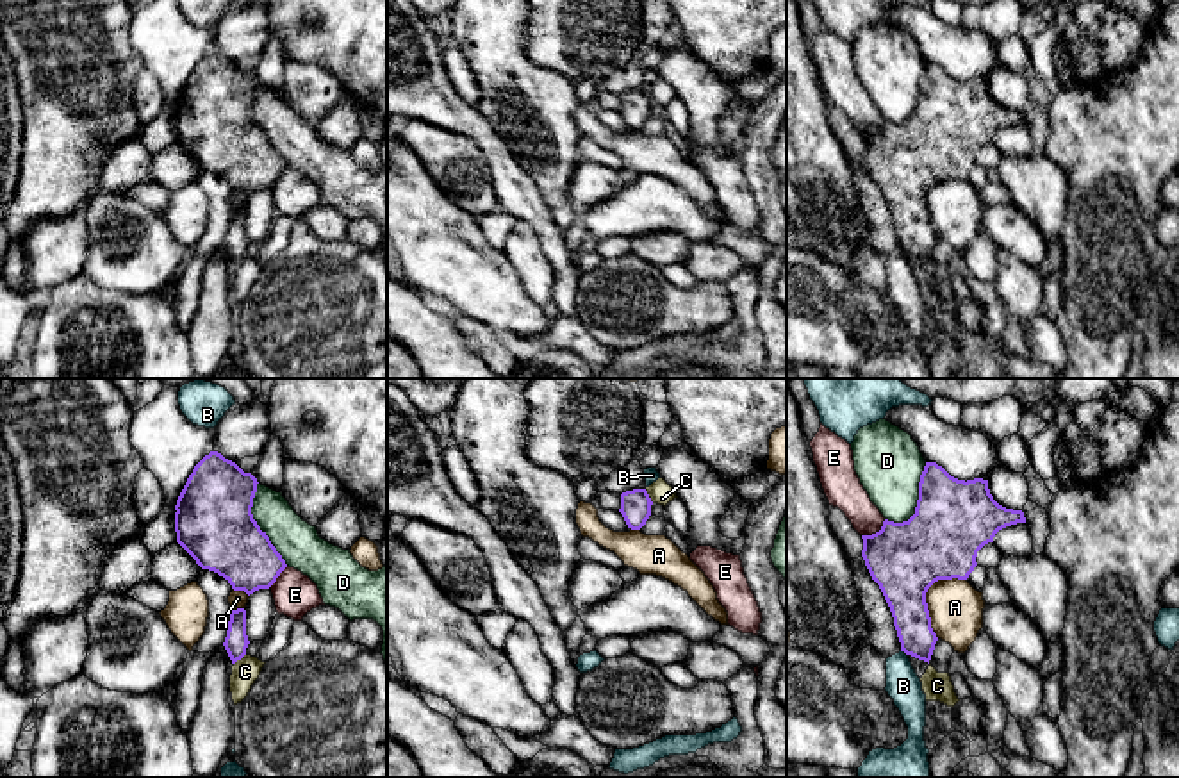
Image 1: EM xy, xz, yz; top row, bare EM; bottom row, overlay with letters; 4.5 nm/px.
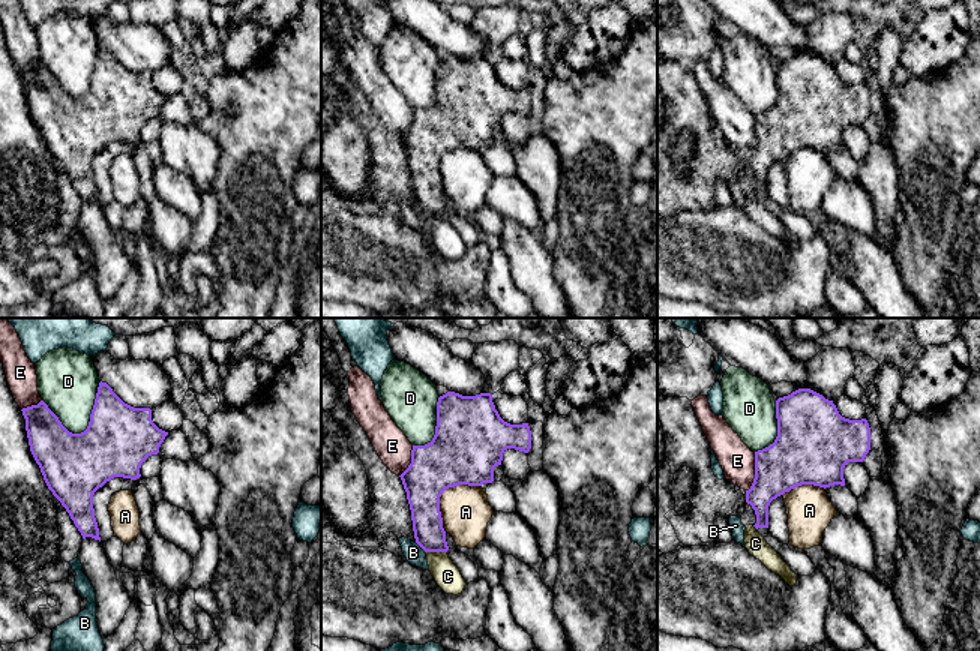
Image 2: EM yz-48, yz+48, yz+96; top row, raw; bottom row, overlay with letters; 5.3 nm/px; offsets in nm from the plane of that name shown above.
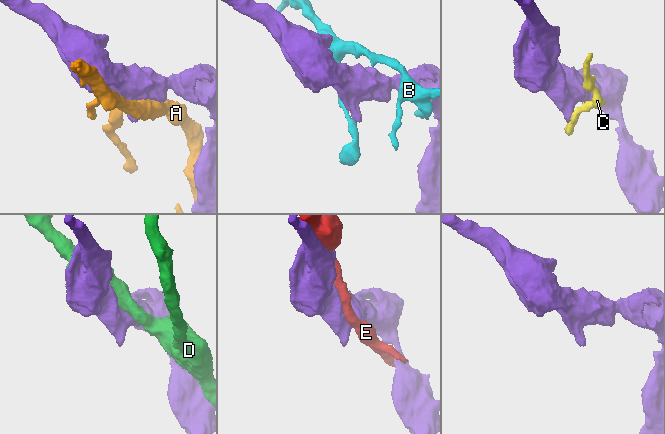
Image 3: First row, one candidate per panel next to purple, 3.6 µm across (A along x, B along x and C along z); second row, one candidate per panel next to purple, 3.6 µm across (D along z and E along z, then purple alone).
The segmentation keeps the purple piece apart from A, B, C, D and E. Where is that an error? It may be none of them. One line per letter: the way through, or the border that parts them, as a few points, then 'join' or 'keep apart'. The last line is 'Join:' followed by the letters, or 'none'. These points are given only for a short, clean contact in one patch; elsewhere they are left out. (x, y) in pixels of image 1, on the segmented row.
A: keep apart
B: keep apart
C: border xz (644, 489), (653, 502); keep apart
D: keep apart
E: keep apart
Join: none

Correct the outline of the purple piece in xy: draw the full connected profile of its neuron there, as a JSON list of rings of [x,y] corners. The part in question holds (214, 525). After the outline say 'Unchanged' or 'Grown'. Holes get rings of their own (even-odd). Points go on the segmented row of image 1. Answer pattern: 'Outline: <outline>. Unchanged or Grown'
Outline: [[[218,451],[205,455],[189,475],[175,505],[177,542],[202,569],[223,576],[234,591],[248,596],[269,589],[287,567],[266,532],[253,519],[257,478]]]. Unchanged

